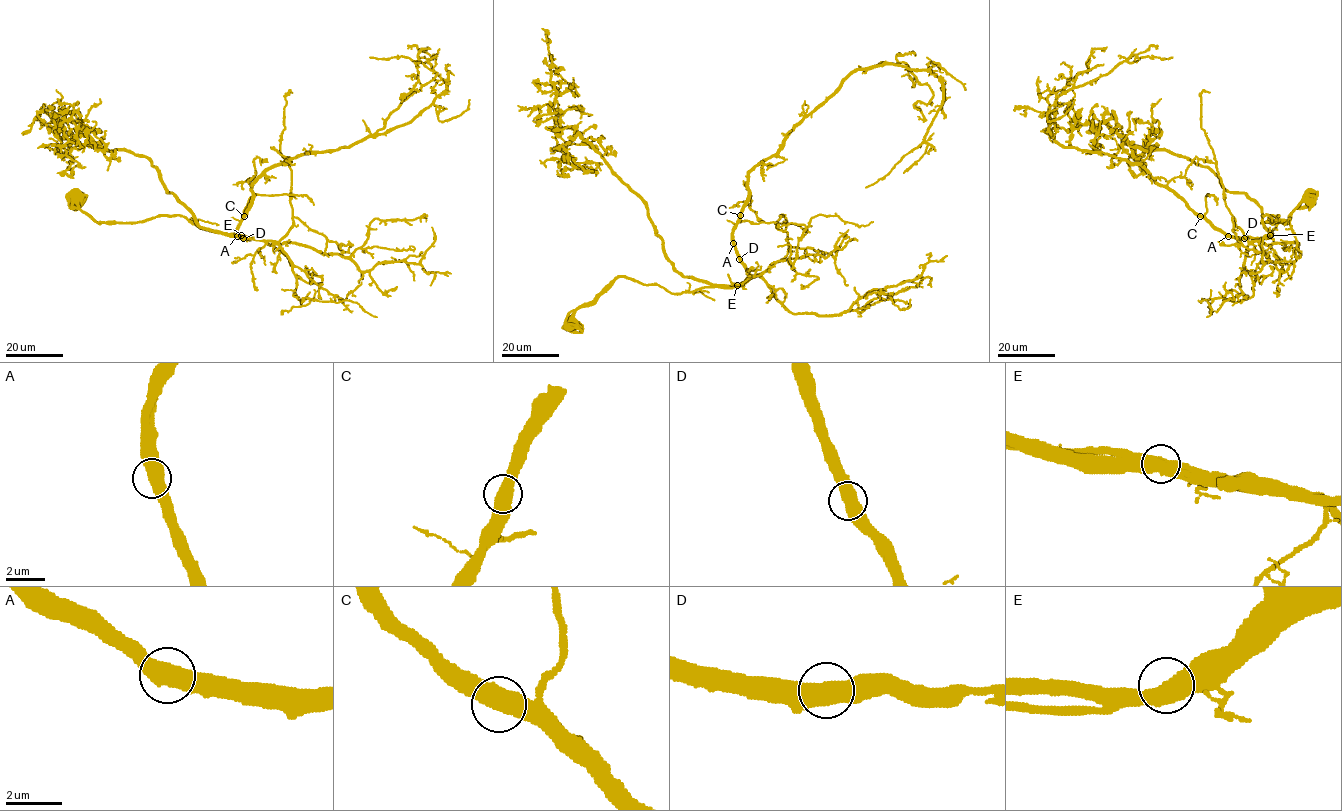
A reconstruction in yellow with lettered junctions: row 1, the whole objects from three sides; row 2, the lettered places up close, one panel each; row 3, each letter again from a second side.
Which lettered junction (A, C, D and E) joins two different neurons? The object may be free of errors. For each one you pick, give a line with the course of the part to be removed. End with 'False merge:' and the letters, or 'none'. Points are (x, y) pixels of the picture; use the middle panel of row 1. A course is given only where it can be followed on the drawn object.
False merge: none

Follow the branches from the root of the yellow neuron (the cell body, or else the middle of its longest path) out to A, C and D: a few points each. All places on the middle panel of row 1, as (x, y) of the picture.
A: (572, 326), (573, 313), (619, 276), (659, 285), (674, 294), (739, 286), (748, 271), (733, 243)
C: (572, 326), (573, 313), (619, 276), (659, 285), (674, 294), (739, 286), (748, 277), (733, 235), (740, 215)
D: (572, 326), (573, 313), (619, 276), (659, 285), (674, 294), (739, 286), (748, 277), (739, 259)

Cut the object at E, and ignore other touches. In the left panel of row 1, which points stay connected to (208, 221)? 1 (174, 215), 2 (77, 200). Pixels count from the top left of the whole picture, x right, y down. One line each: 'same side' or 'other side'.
1: same side
2: same side

